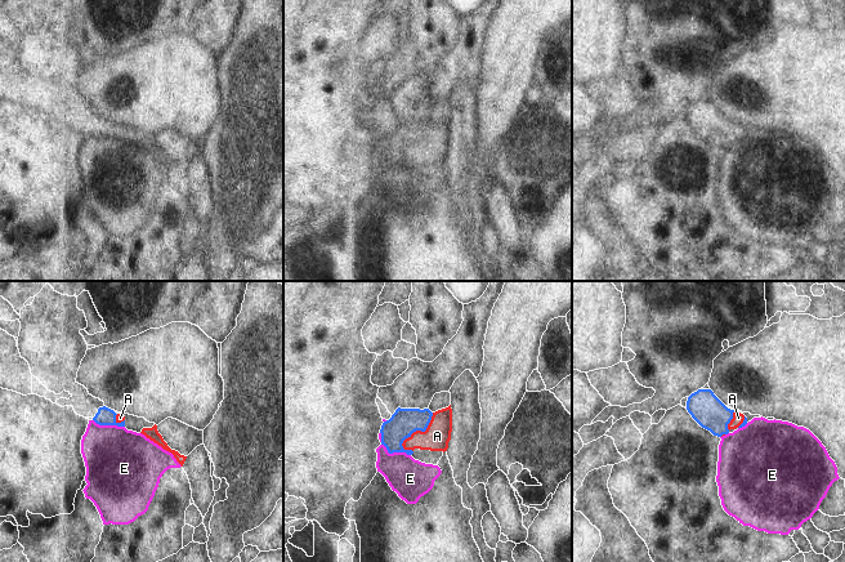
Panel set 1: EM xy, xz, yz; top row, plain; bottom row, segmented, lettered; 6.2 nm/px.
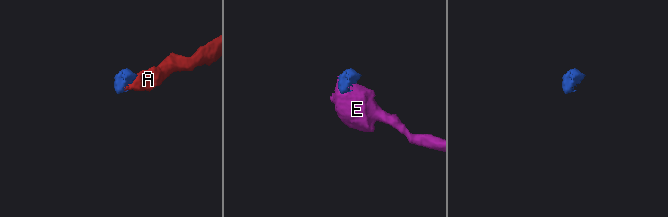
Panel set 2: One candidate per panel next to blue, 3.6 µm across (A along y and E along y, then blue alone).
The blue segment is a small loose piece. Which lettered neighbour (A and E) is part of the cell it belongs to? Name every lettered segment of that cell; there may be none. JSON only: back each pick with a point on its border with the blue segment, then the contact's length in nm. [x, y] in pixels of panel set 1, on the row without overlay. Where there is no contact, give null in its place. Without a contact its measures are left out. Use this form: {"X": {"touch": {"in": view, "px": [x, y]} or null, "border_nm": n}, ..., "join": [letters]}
{"A": {"touch": {"in": "xz", "px": [417, 141]}, "border_nm": 300}, "join": ["A"]}

